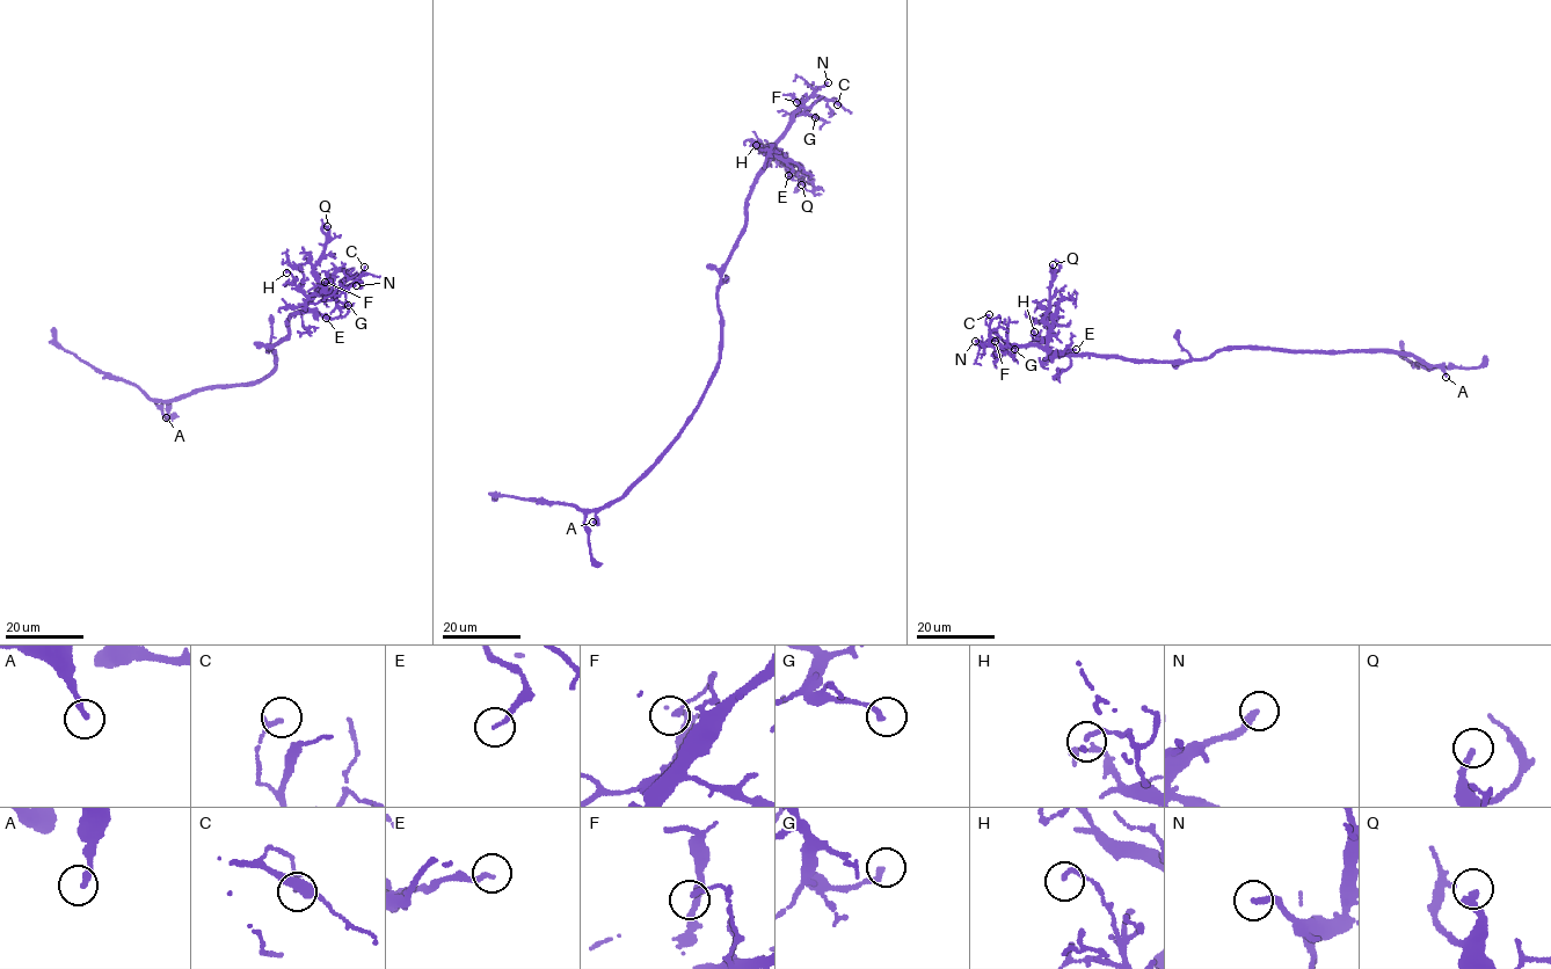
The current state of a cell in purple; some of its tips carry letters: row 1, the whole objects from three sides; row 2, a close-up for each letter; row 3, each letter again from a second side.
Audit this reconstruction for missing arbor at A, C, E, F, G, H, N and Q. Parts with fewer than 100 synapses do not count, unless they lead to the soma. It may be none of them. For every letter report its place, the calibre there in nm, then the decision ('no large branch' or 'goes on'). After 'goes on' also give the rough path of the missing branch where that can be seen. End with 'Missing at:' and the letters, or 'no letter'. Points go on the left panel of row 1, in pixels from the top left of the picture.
A: (166, 417) | 200 nm | no large branch
C: (364, 267) | 160 nm | no large branch
E: (326, 318) | 140 nm | no large branch
F: (325, 282) | 150 nm | no large branch
G: (348, 305) | 200 nm | no large branch
H: (286, 272) | 180 nm | no large branch
N: (356, 285) | 240 nm | goes on | (356, 285), (359, 277), (322, 279), (308, 274), (264, 266), (233, 256), (215, 243), (209, 245), (212, 247)
Q: (327, 226) | 280 nm | no large branch
Missing at: N

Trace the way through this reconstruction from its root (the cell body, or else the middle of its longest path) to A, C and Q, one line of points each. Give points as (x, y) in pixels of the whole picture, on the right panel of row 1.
A: (1265, 348), (1331, 352), (1378, 350), (1411, 356), (1437, 365), (1446, 377)
C: (1265, 348), (1217, 349), (1209, 357), (1176, 362), (1053, 354), (1029, 344), (990, 344), (985, 321), (989, 314)
Q: (1265, 348), (1217, 349), (1209, 357), (1176, 362), (1054, 352), (1048, 347), (1049, 326), (1045, 321), (1053, 264)

